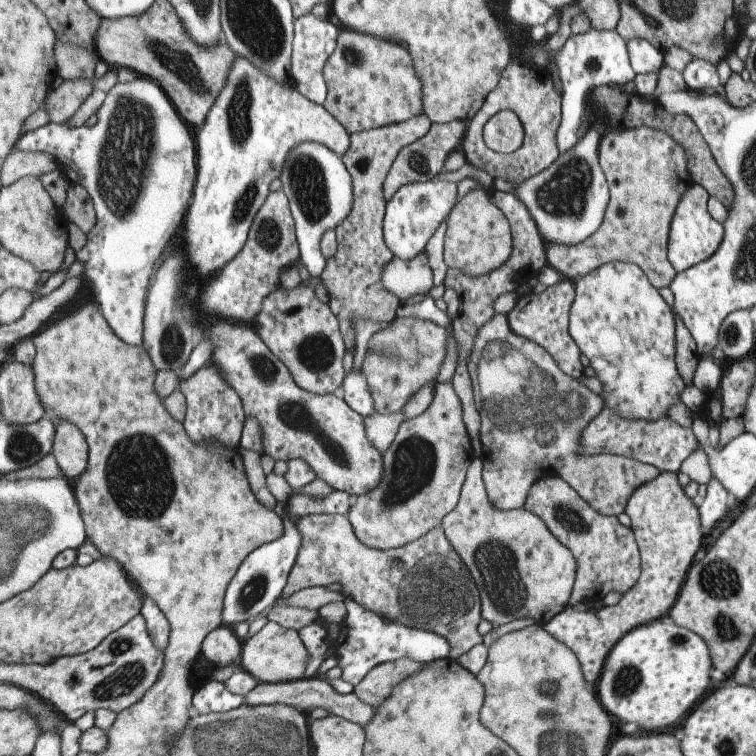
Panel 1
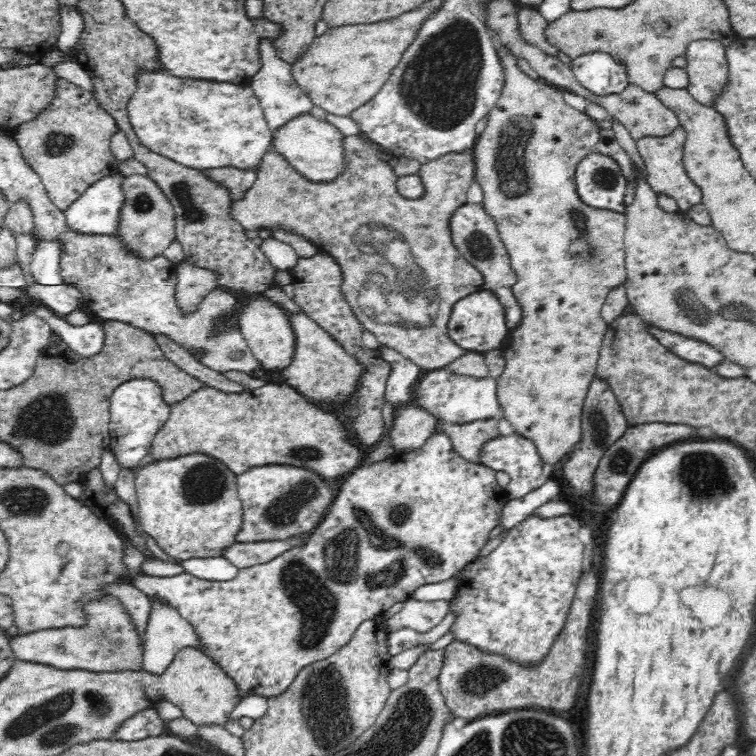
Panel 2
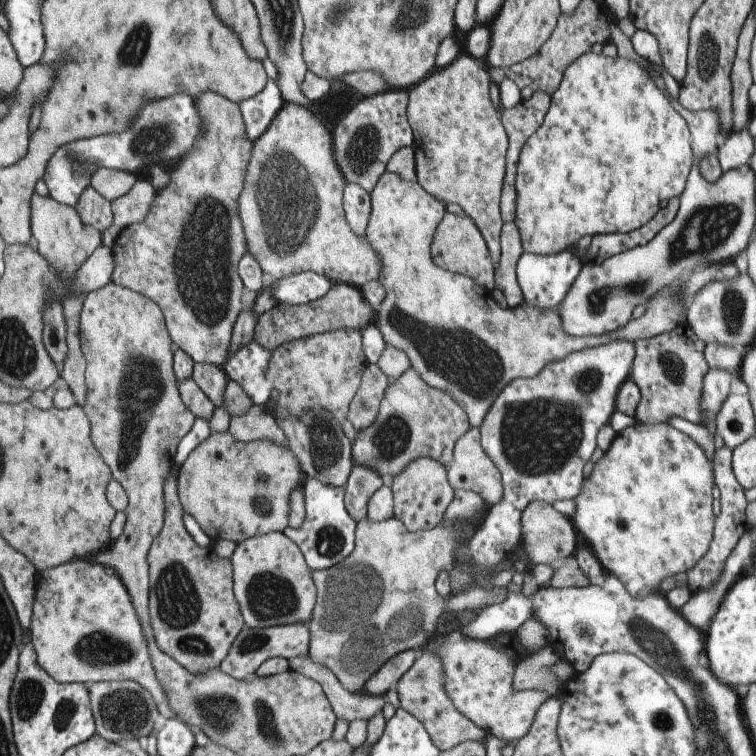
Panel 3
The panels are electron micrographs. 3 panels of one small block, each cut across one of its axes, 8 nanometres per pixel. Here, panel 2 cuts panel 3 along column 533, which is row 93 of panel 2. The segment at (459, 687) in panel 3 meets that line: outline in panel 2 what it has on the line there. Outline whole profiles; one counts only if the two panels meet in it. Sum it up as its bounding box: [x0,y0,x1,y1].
[686,40,728,106]

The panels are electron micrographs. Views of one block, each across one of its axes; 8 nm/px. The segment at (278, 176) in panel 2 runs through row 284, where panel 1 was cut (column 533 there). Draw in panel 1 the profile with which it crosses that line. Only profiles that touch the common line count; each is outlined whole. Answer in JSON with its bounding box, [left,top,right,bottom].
[465,314,661,518]

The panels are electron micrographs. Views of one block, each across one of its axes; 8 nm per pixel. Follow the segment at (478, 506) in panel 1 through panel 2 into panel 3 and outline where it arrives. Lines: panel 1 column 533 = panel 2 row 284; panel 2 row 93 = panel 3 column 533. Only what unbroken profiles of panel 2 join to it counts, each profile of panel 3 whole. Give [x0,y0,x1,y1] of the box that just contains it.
[521,502,575,566]

